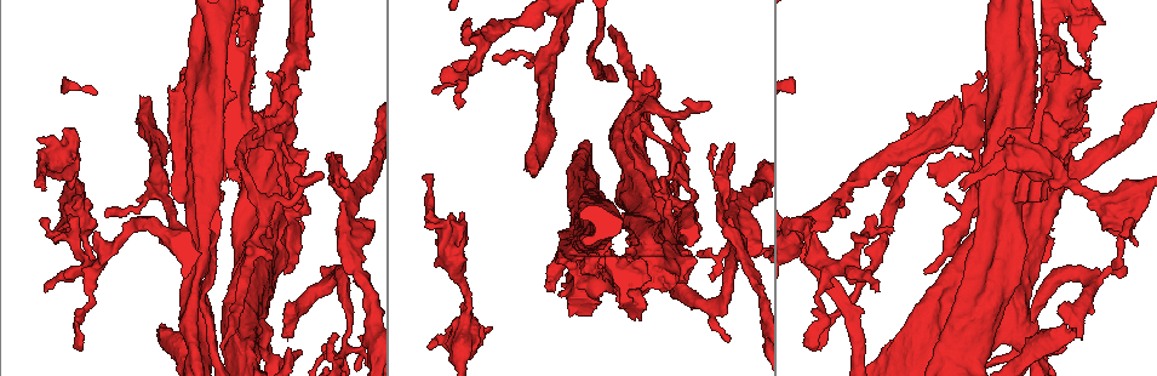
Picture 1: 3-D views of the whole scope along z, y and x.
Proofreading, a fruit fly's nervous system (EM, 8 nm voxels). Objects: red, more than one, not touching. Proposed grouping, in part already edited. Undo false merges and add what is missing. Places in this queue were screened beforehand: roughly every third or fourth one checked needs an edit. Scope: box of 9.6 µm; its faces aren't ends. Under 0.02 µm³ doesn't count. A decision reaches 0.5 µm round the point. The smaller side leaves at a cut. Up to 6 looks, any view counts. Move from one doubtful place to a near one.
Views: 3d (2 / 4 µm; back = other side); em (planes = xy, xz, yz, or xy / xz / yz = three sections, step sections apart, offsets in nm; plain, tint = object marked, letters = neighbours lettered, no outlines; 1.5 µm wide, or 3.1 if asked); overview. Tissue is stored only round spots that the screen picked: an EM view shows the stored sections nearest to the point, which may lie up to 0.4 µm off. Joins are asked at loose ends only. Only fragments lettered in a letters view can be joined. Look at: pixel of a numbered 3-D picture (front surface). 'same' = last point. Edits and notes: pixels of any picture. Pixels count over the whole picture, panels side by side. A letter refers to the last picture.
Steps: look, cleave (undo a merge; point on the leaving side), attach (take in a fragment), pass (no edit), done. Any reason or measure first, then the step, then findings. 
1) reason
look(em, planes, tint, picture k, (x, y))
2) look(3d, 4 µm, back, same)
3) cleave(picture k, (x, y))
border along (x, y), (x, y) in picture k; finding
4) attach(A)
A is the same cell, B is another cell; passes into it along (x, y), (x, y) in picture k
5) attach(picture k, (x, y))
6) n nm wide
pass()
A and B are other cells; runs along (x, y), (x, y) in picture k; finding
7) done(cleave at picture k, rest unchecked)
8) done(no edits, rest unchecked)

narrows sharply
look(3d, 4 µm, picture 1, (543, 103))

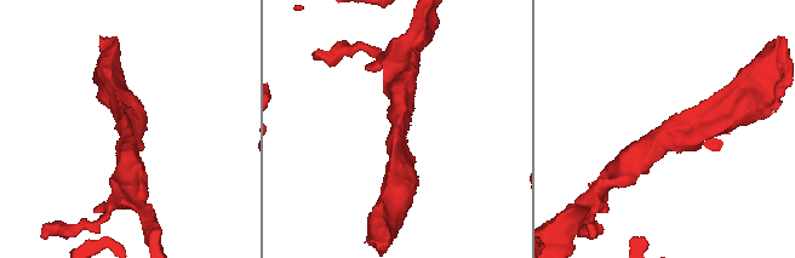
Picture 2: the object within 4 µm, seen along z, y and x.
arms of 300, 340 nm
look(em, xz, step 8, tint, picture 2, (667, 130))

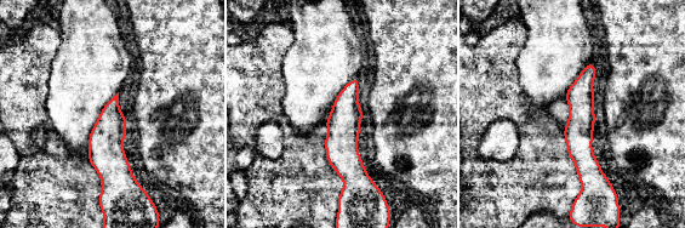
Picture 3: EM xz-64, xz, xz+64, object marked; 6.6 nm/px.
another direction
look(em, planes, letters, same)

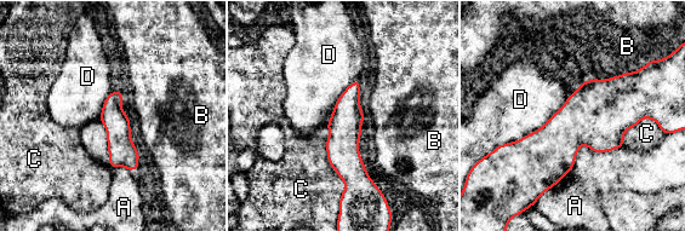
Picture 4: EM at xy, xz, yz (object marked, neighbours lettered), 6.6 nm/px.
pass()
A, B, C and D are other cells; border along (592, 79), (537, 130), (497, 146) in picture 4; one neuron here

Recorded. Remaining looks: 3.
free end
look(em, planes, letters, picture 1, (562, 46))

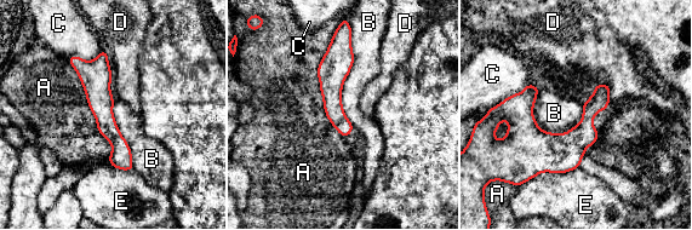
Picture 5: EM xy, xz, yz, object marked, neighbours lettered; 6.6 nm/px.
pass()
A, B, C, D and E are other cells; runs along (74, 58), (96, 81), (130, 166) in picture 5; none of them fits

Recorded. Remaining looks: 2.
thick turns thin
look(em, xz, step 8, tint, picture 1, (632, 107))

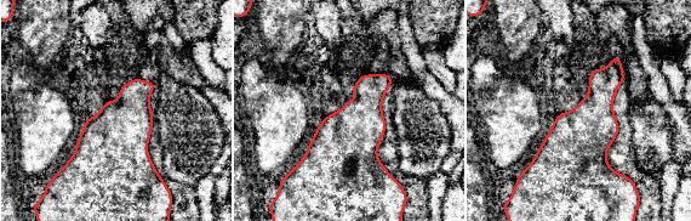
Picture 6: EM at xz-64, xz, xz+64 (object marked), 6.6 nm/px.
look(em, planes, letters, same)

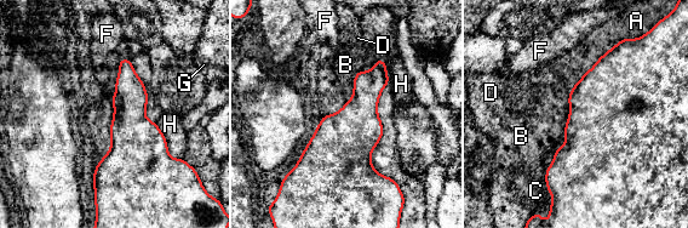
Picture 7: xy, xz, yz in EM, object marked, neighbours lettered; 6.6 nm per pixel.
pass()
A, B, C, D, F, G and H are other cells; border along (567, 97), (568, 103) in picture 7; one neuron here

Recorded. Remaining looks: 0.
done(no edits, rest unchecked)

